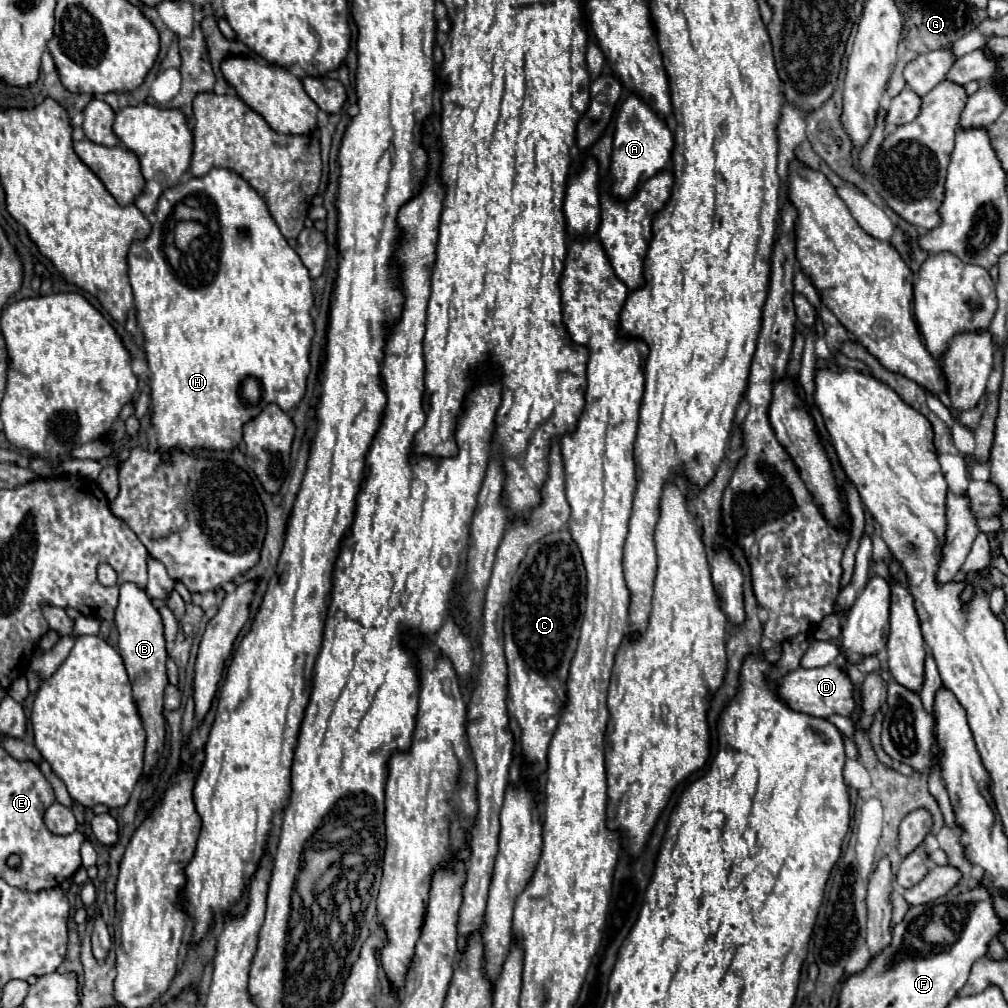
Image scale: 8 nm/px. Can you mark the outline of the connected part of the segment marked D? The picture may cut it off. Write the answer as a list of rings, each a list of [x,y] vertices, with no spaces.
[[[830,663],[824,667],[814,667],[814,669],[798,667],[796,671],[790,671],[788,675],[782,677],[782,681],[778,685],[778,695],[788,703],[790,709],[808,713],[814,717],[830,717],[834,713],[852,717],[858,711],[854,683],[850,681],[848,671],[836,663]]]

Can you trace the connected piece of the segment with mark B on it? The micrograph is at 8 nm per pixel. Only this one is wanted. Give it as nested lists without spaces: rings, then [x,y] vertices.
[[[132,583],[120,585],[120,599],[118,599],[114,623],[120,633],[118,649],[124,657],[126,671],[128,671],[128,677],[130,677],[130,683],[134,689],[134,701],[138,705],[138,711],[140,711],[140,717],[144,723],[144,731],[148,735],[146,755],[144,755],[144,771],[148,771],[158,761],[158,755],[164,747],[162,697],[164,697],[164,687],[168,685],[168,677],[166,677],[168,653],[166,653],[166,639],[164,639],[164,623],[162,623],[158,609],[152,603],[152,599],[146,595],[146,591]]]

